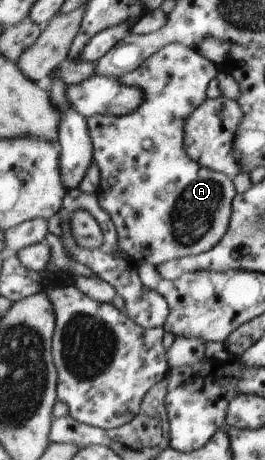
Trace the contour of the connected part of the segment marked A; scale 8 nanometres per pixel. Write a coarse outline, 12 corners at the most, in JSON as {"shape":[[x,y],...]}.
{"shape":[[169,44],[120,77],[133,114],[88,118],[96,195],[140,265],[209,251],[232,178],[186,120],[214,61]]}

